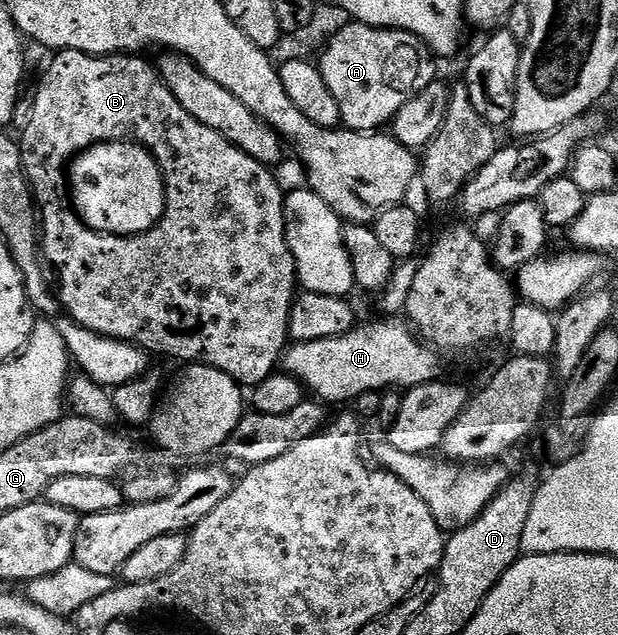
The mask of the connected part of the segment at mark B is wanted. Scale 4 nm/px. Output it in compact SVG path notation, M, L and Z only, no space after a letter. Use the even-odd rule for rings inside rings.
M64 50L55 55L55 60L46 68L38 89L34 92L34 101L30 104L30 113L26 116L26 125L20 135L22 150L22 172L30 184L30 191L34 193L34 202L38 210L40 221L40 252L45 263L58 271L56 280L56 295L59 305L65 315L74 320L80 327L94 331L108 339L133 342L145 353L155 356L171 356L174 360L187 360L187 365L205 364L208 368L215 368L228 374L240 386L253 386L264 382L264 378L275 375L280 361L288 347L290 340L290 311L296 299L296 277L298 271L294 265L294 256L286 241L286 202L284 191L274 181L274 176L267 165L256 158L241 152L216 130L208 130L204 122L196 122L176 98L172 98L172 90L163 82L158 69L138 54L119 54L117 56L89 56L80 50ZM129 142L147 148L154 155L162 171L162 178L166 183L166 209L160 222L147 232L139 236L108 236L100 232L93 232L74 211L68 199L68 165L80 152L86 151L94 144L116 144Z

